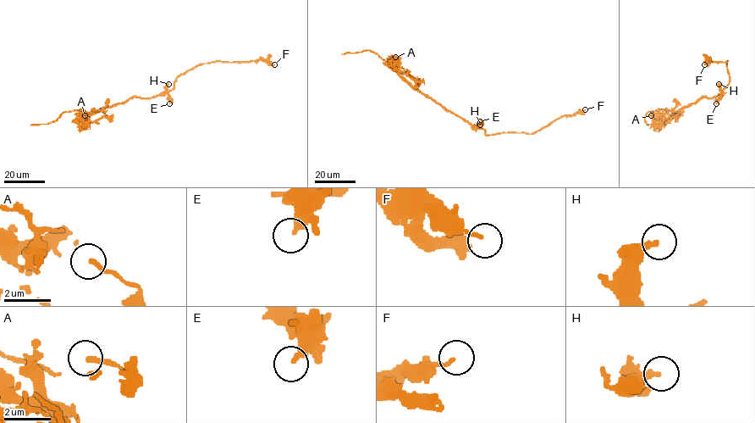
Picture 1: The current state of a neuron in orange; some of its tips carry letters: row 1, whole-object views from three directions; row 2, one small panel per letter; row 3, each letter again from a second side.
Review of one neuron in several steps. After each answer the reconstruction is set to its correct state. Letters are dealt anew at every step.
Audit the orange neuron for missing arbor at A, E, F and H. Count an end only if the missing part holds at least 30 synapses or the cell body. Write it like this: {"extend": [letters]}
{"extend": []}

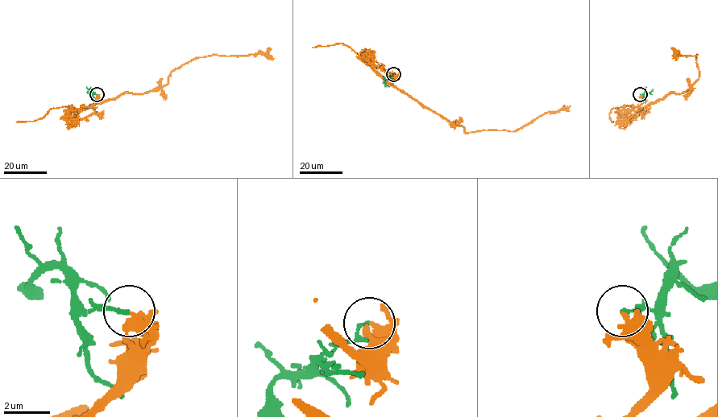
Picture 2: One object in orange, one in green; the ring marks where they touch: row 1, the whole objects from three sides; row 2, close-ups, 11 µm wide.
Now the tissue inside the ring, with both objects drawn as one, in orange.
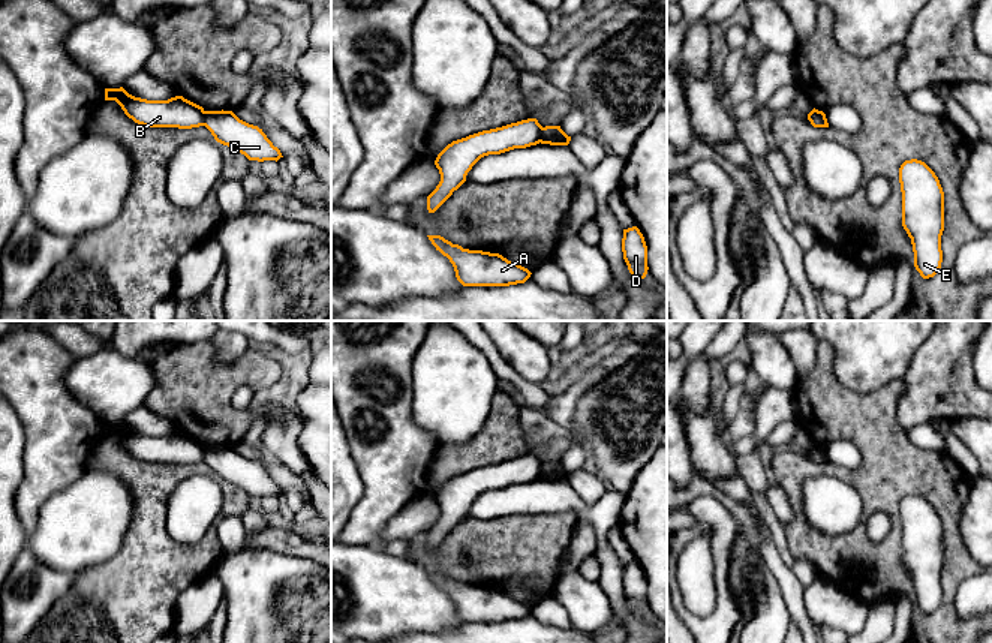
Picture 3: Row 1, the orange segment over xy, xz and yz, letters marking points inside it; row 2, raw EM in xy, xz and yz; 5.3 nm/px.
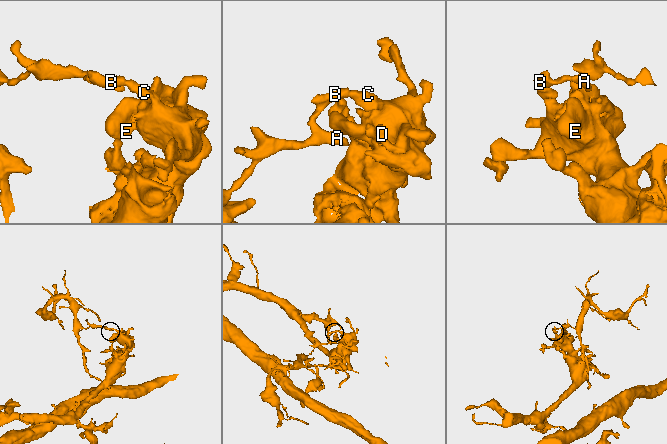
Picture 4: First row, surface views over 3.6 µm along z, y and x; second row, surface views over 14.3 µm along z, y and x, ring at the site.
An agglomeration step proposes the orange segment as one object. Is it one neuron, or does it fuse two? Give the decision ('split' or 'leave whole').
split

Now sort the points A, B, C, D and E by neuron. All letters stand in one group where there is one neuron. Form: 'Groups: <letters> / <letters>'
Groups: A B / C D E

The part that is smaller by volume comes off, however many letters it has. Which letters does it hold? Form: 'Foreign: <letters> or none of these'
Foreign: A, B

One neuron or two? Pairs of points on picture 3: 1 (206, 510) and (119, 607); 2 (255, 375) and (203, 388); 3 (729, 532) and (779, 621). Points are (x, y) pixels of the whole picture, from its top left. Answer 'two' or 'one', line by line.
1: two
2: one
3: two

